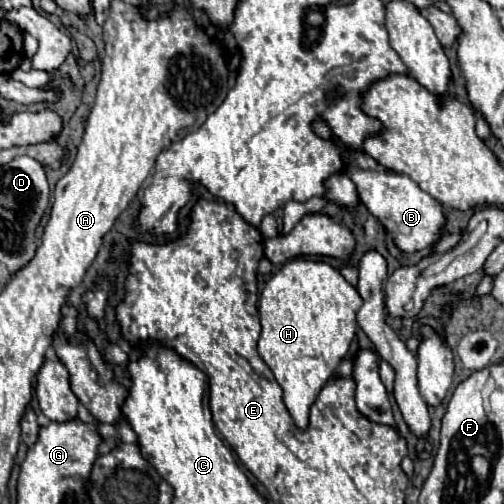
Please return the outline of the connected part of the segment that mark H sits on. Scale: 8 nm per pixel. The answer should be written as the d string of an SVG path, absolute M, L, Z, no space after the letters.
M290 260L264 286L258 302L262 324L258 354L284 390L284 404L298 430L308 428L310 406L338 364L348 356L350 342L358 330L356 314L360 306L362 298L356 288L326 262Z

